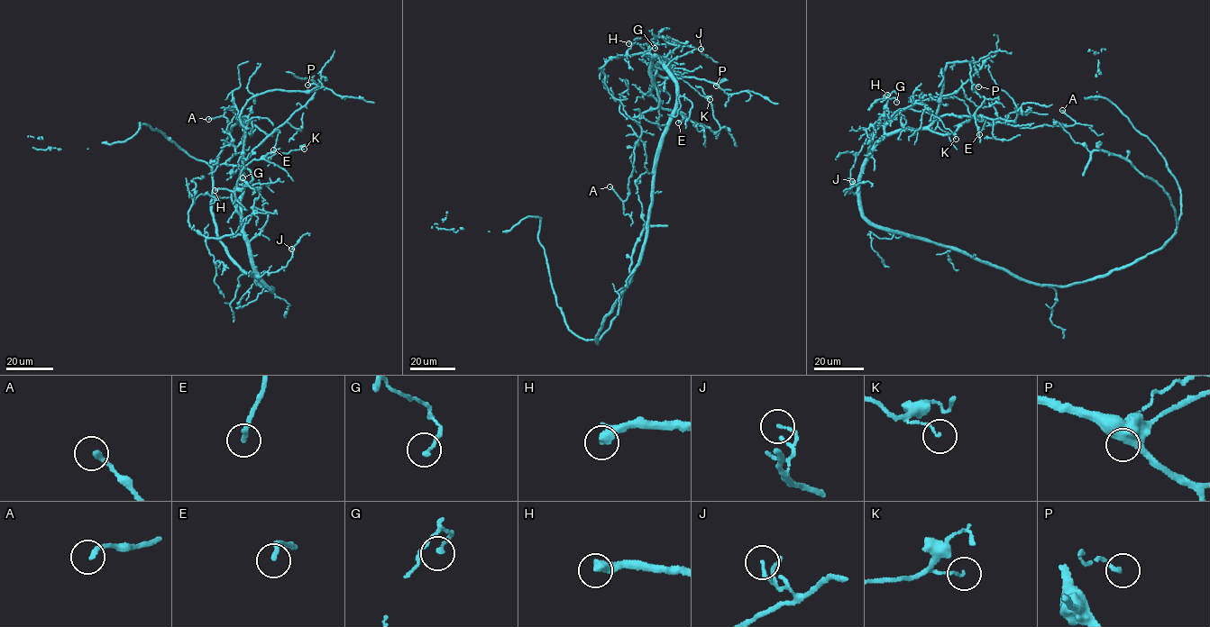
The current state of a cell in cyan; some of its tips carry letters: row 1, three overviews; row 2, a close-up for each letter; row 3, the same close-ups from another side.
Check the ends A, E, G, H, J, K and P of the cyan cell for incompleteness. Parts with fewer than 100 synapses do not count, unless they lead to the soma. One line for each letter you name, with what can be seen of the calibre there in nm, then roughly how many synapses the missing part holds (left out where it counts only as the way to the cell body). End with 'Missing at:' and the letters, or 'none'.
H: calibre 440 nm; 110 synapses
Missing at: H

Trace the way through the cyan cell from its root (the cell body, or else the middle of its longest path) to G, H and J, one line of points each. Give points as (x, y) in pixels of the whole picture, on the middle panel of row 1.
G: (647, 220), (655, 155), (676, 102), (676, 84), (672, 75), (659, 56), (646, 54), (650, 40), (655, 48)
H: (647, 220), (655, 155), (674, 111), (676, 84), (661, 57), (646, 54), (647, 45), (628, 43)
J: (647, 220), (655, 155), (675, 103), (676, 84), (667, 66), (675, 58), (695, 49), (701, 53), (701, 49)

